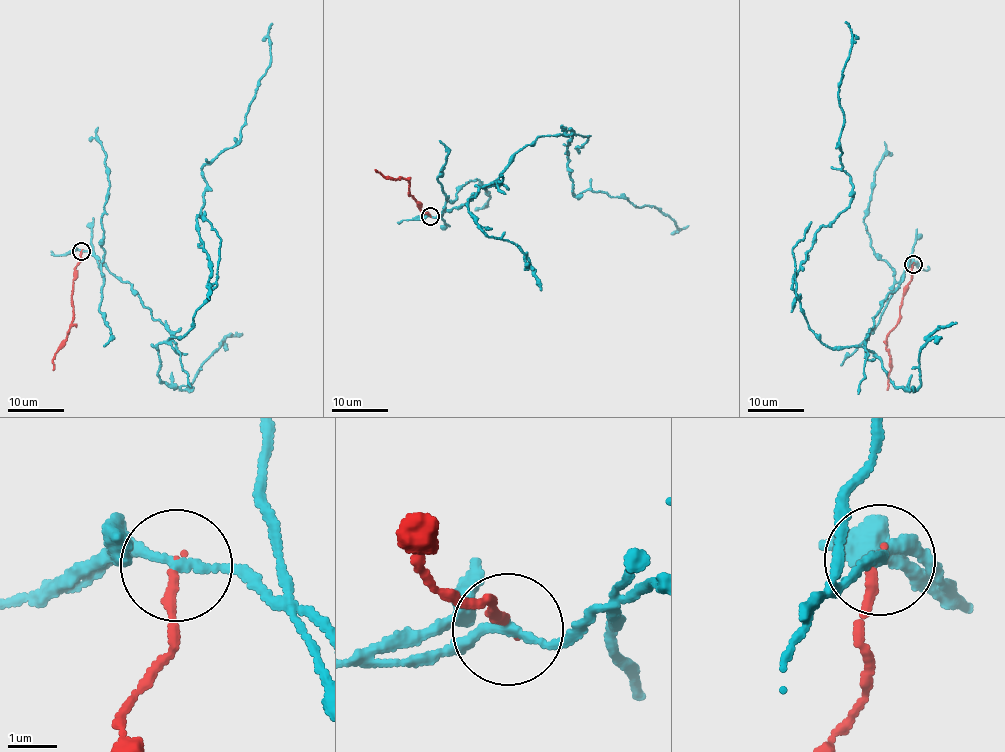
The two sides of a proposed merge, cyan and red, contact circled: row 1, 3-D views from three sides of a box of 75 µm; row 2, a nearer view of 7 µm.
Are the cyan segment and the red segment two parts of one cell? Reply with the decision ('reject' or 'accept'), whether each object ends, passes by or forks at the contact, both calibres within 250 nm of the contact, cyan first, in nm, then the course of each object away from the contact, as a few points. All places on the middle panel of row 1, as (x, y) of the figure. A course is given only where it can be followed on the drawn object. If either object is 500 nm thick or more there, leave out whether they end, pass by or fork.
reject; cyan passes by; red ends there; 170 nm thick on the cyan side, 180 nm on the other; cyan runs (429, 216), (493, 186), (539, 136), (568, 130), (572, 191), (627, 198), (660, 209), (677, 229), (688, 226); red runs (429, 216), (408, 194), (408, 180), (387, 178), (375, 169)

